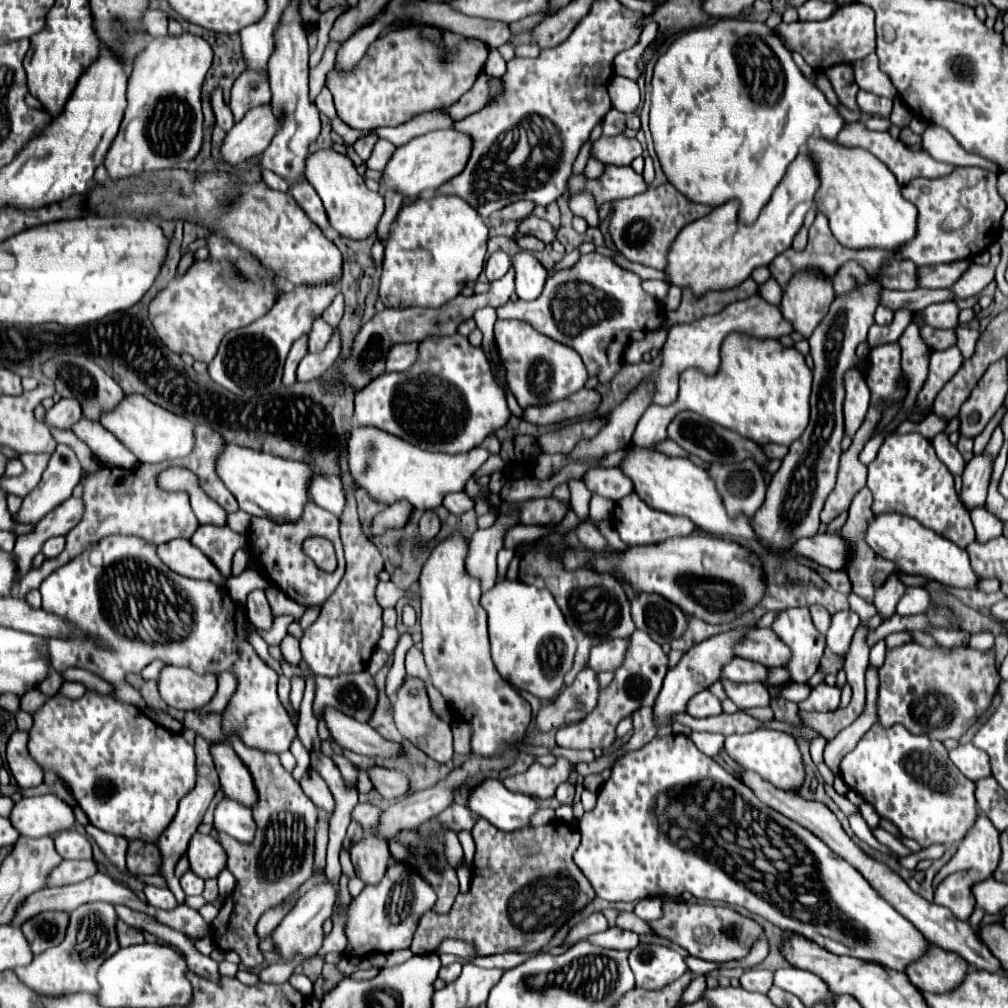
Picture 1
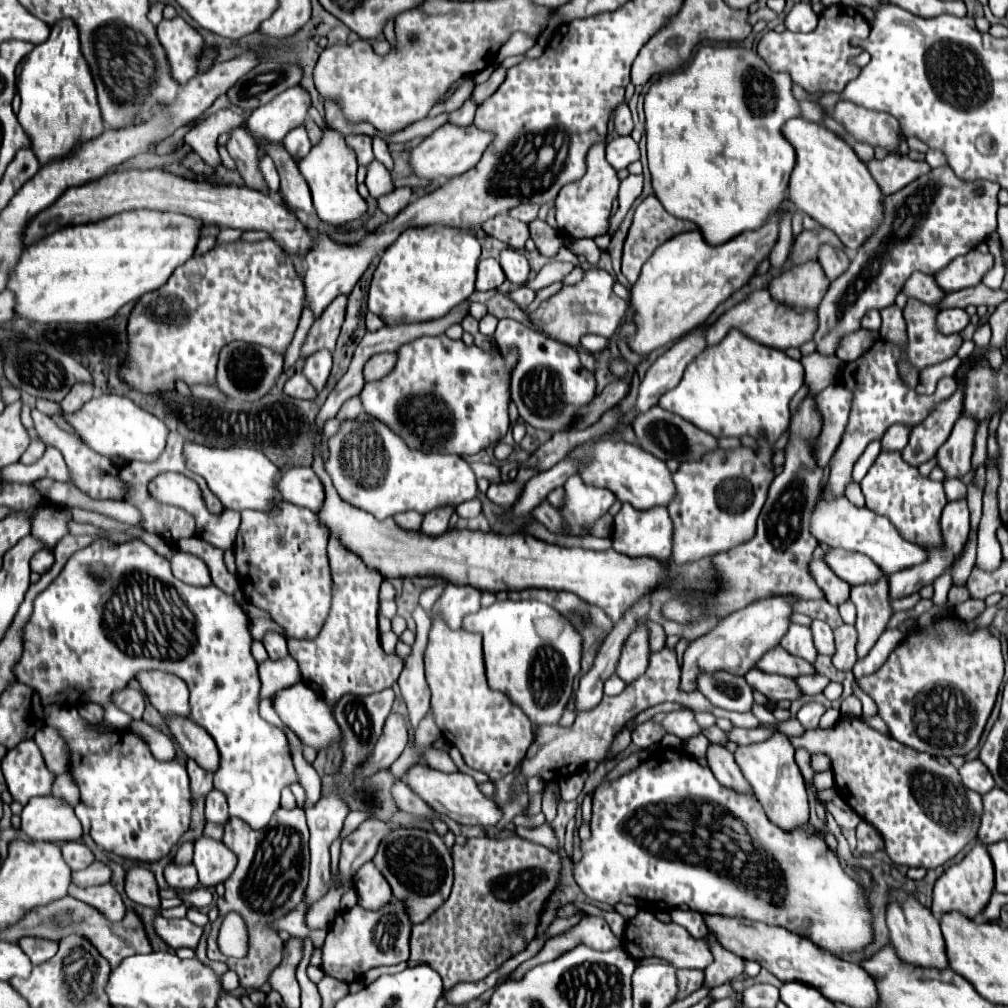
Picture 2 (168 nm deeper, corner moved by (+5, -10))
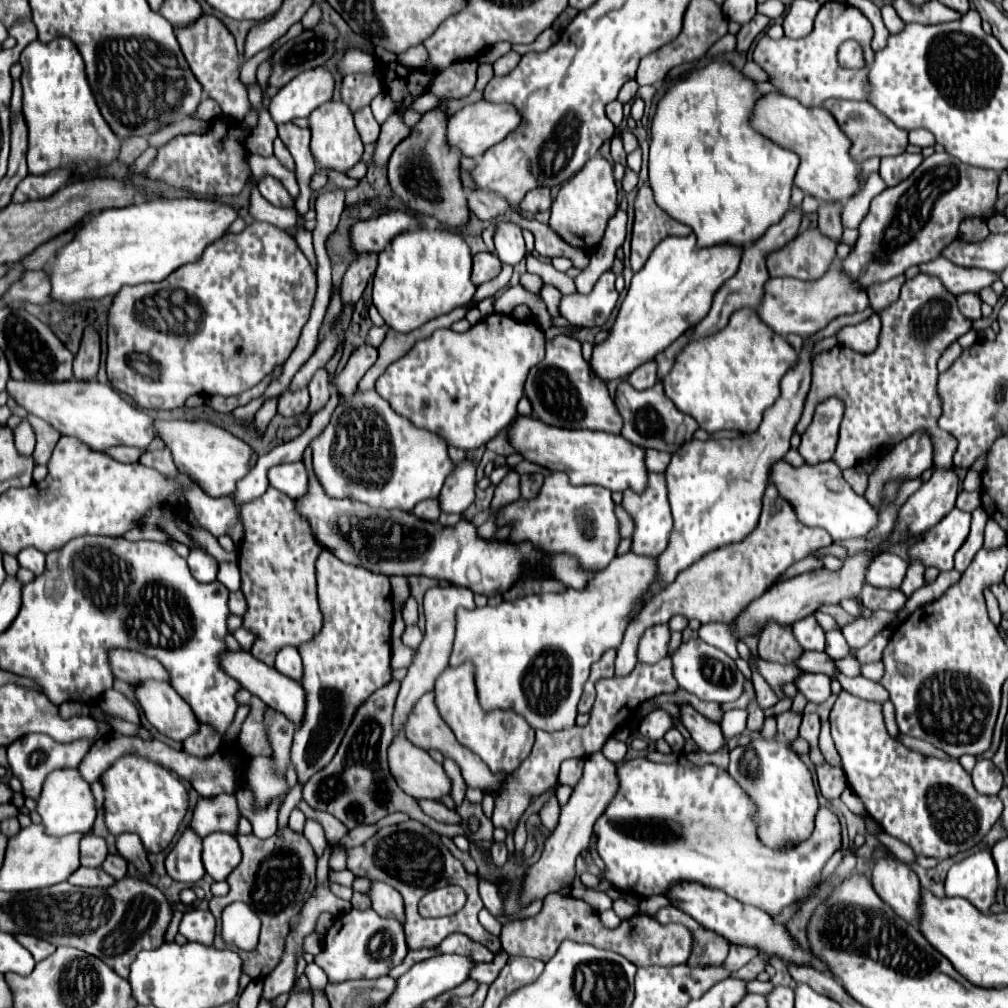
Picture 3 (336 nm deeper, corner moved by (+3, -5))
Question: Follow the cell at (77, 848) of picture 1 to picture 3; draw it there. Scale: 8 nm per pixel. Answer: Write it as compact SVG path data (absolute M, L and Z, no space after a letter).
M86 833L80 841L80 861L84 867L100 867L108 857L108 847L102 837Z

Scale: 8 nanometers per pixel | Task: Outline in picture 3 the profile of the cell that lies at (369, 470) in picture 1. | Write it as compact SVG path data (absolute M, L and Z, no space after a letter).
M374 389L356 391L352 397L342 401L334 409L330 423L312 441L310 447L314 457L314 473L330 497L348 497L384 509L412 511L416 503L438 497L446 477L454 469L454 463L446 451L446 441L442 437L436 437L436 433L414 427L406 417L400 417Z

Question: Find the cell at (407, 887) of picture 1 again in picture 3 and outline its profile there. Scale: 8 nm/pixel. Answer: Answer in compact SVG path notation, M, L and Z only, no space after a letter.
M374 909L340 915L332 929L324 937L322 953L314 957L314 963L322 967L330 983L342 983L350 979L378 979L390 973L392 967L400 965L408 953L404 929L398 921L386 921L374 913Z

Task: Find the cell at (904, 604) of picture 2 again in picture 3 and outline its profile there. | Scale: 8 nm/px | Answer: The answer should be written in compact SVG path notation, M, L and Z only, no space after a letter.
M912 561L910 567L908 567L906 579L904 579L900 591L902 591L906 597L910 597L910 595L912 595L916 589L920 589L922 585L926 585L926 581L924 581L924 567L922 567L918 561Z

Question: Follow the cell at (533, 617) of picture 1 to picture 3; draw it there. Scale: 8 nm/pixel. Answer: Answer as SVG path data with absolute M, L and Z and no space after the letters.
M628 551L618 555L606 569L592 577L588 589L566 589L560 595L528 595L516 601L504 601L496 607L486 605L472 611L460 609L460 613L456 613L456 641L450 665L472 661L478 701L484 711L512 709L522 715L530 727L548 733L570 729L576 723L578 701L592 663L596 663L608 649L620 647L624 631L632 615L642 609L642 601L652 581L656 581L656 557L640 557Z

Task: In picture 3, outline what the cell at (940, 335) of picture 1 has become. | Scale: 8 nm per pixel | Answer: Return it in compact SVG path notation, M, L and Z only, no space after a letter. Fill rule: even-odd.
M924 273L908 279L898 301L894 301L888 309L882 309L878 315L882 319L882 331L878 347L872 353L862 355L848 347L836 345L814 357L812 389L796 431L800 435L806 431L816 405L830 397L838 397L844 403L840 441L834 455L840 469L860 465L862 461L876 457L884 447L894 447L916 431L926 431L934 441L932 469L936 469L936 465L952 465L956 439L950 437L950 433L940 431L936 425L942 413L936 391L936 361L952 341L970 331L972 321L960 313L956 297L948 293L936 277L928 277ZM918 327L922 329L922 335Z

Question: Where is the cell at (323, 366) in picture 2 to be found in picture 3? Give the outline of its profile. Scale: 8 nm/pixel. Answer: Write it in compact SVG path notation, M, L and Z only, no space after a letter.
M320 369L310 385L308 385L308 391L310 391L310 405L308 405L308 415L314 415L318 413L320 409L324 409L324 405L328 403L330 399L330 377L326 373L326 369Z

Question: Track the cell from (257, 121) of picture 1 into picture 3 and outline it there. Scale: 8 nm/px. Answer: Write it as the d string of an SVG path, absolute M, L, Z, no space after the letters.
M326 65L300 73L300 77L294 77L276 97L272 97L270 115L274 123L288 123L294 117L308 117L316 107L332 99L334 85L334 73Z

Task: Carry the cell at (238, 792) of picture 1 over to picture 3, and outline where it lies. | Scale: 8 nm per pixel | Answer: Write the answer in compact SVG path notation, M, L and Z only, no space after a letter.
M146 681L144 685L136 685L134 695L146 719L162 735L174 741L184 741L188 735L198 731L196 715L170 683Z

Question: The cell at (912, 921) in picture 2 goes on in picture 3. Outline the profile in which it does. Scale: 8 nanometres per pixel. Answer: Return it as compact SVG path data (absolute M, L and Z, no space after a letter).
M876 847L872 853L872 885L874 891L908 923L918 923L920 881L918 875L898 861L886 847Z

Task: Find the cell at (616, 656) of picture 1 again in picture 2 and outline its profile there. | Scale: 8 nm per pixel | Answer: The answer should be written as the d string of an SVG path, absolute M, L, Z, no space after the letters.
M638 626L634 630L634 634L630 634L630 638L626 638L626 646L622 646L622 654L618 658L618 666L616 666L616 676L620 676L626 684L632 682L634 678L638 678L646 666L648 666L648 630L646 626Z

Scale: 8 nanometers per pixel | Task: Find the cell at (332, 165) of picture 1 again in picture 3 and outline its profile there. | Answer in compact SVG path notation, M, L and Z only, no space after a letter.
M326 101L324 105L316 107L314 113L308 117L310 121L310 131L312 131L312 143L310 143L310 151L314 155L314 159L318 161L320 169L326 167L334 167L336 171L344 173L346 169L350 169L352 165L356 165L362 157L364 145L360 141L360 135L354 127L354 117L352 111L346 103L342 101Z

